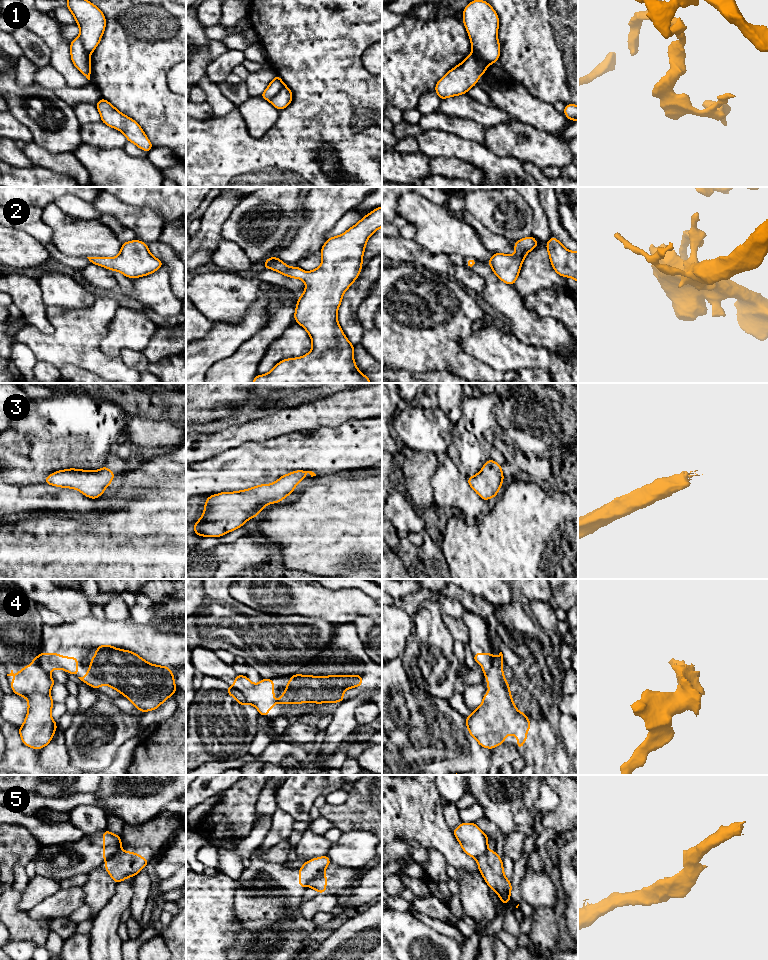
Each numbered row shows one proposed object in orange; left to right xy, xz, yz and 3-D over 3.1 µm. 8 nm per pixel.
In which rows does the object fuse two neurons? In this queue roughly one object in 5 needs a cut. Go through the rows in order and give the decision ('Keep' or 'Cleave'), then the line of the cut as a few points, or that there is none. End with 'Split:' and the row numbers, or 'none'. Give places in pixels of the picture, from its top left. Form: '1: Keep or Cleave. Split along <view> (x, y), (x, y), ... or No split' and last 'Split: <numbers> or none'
1: Cleave. Split along yz (469, 35), (473, 46), (487, 65)
2: Keep. No split
3: Keep. No split
4: Cleave. Split along xz (232, 686), (249, 702)
5: Cleave. Split along xz (324, 868), (318, 876), (307, 883)
Split: 1, 4, 5

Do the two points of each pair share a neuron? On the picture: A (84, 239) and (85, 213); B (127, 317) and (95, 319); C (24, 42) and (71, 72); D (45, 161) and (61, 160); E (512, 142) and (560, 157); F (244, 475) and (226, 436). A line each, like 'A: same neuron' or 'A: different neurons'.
A: different neurons
B: different neurons
C: different neurons
D: same neuron
E: same neuron
F: different neurons

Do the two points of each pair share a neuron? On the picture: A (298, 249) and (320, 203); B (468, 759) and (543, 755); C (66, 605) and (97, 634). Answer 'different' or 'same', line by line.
A: same
B: different
C: different

